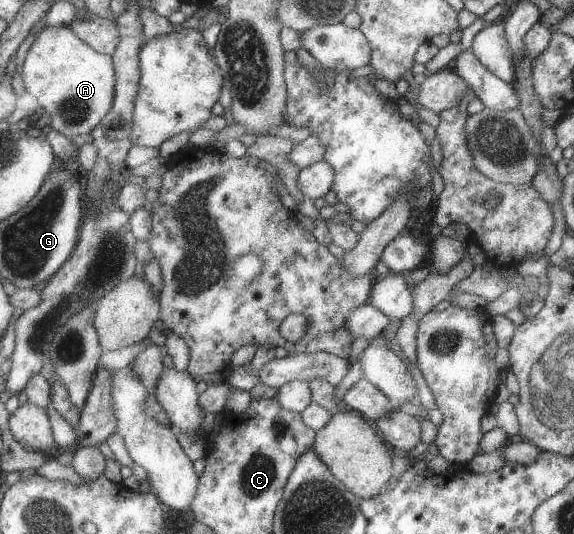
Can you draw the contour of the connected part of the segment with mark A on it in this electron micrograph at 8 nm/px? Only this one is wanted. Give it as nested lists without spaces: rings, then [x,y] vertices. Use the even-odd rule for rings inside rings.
[[[46,26],[29,50],[21,73],[28,92],[38,100],[43,110],[50,113],[53,130],[70,139],[94,132],[114,108],[118,85],[118,71],[114,57],[102,54],[94,46],[84,42],[71,26]]]

